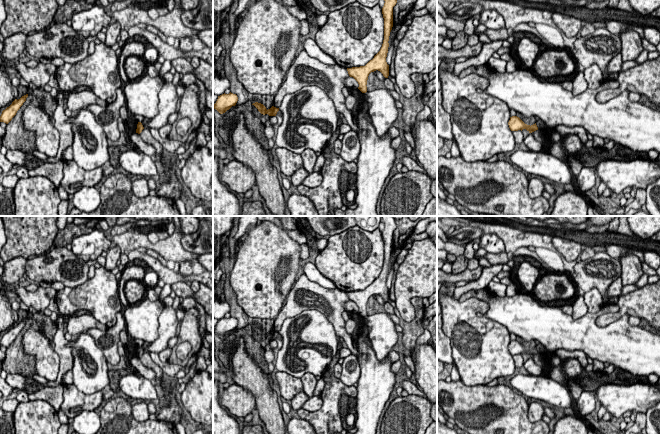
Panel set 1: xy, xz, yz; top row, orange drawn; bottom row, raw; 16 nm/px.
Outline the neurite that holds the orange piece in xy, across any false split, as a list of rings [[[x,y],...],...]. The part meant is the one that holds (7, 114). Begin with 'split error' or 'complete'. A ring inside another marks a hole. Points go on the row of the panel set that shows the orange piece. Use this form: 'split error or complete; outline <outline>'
complete; outline [[[28,94],[22,96],[18,100],[15,99],[9,107],[3,110],[0,116],[0,122],[8,124],[12,120],[12,118],[16,115],[17,111],[20,109],[23,103],[26,101],[27,97]]]

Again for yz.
complete; outline [[[517,116],[510,117],[508,125],[511,131],[518,131],[518,130],[522,131],[523,129],[526,129],[529,133],[532,133],[538,130],[536,123],[531,126],[527,125]]]

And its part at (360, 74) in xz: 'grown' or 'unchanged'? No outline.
unchanged

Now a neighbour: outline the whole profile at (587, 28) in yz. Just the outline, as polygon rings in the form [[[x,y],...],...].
[[[583,21],[583,24],[582,24],[582,27],[580,30],[580,35],[581,35],[581,37],[584,37],[584,36],[587,36],[589,34],[592,34],[595,30],[596,30],[596,28],[592,24],[592,22]]]

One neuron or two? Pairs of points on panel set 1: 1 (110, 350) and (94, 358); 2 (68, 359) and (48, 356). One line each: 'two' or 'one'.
1: two
2: two

